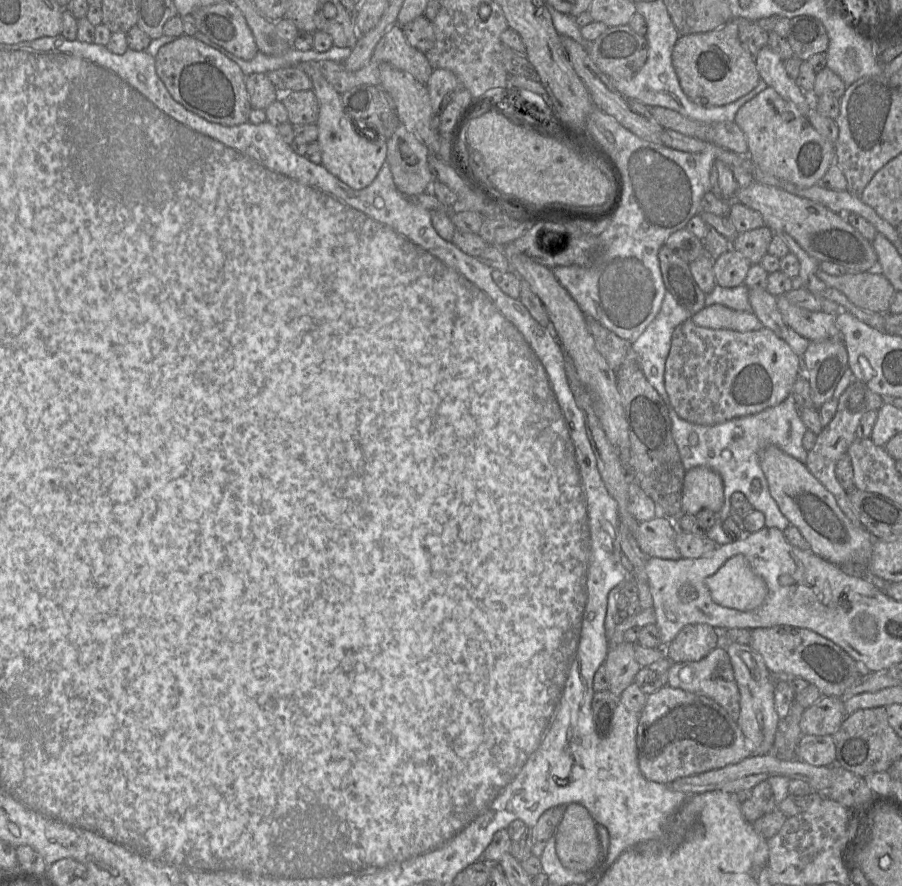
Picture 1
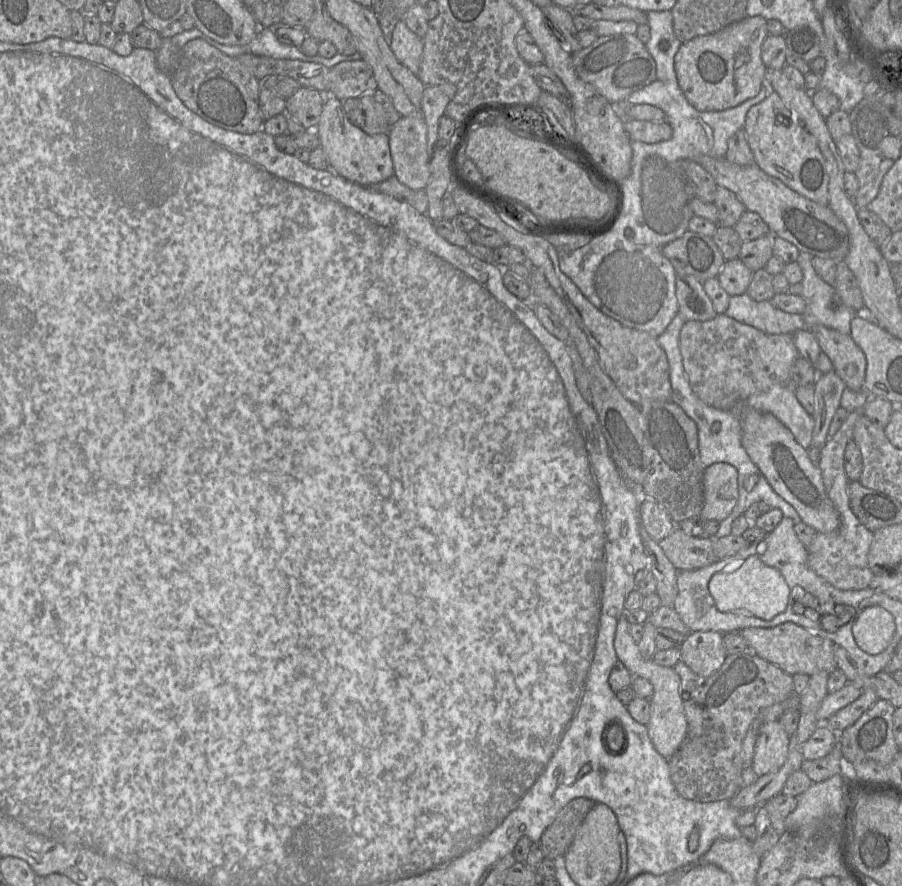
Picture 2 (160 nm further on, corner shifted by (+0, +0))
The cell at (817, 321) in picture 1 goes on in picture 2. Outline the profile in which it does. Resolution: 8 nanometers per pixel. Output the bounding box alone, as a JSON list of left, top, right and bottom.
[812,326,867,391]

